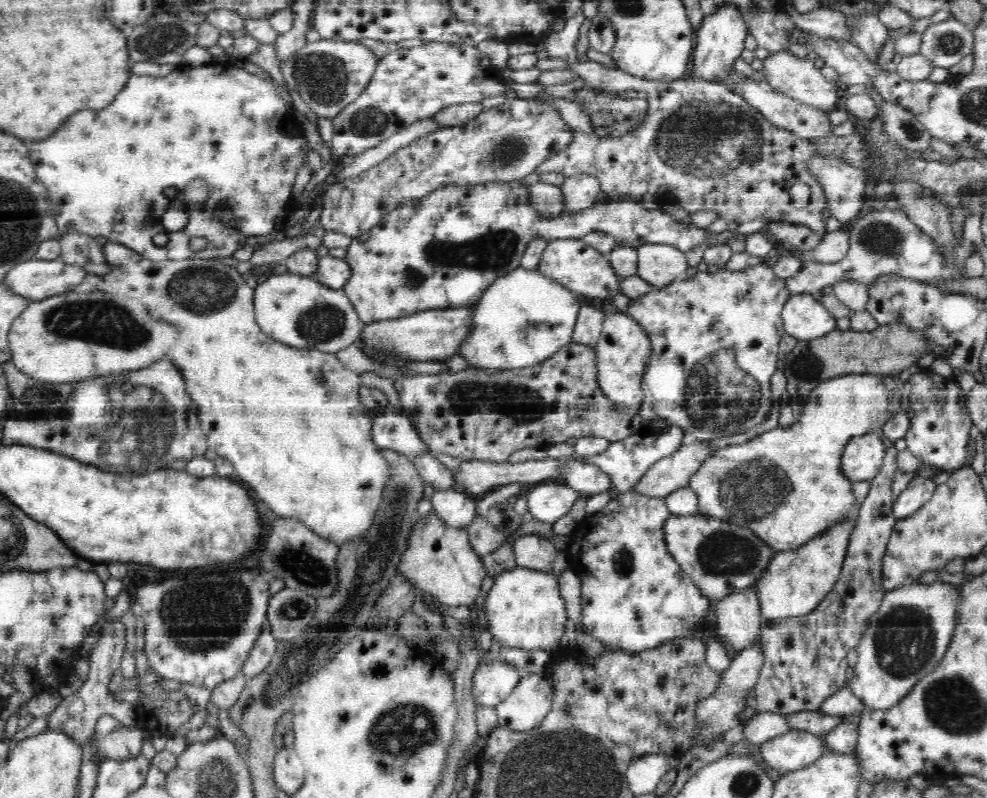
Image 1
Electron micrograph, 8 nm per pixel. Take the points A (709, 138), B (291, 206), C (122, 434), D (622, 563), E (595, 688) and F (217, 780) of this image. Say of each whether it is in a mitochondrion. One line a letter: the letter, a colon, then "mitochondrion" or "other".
A: mitochondrion
B: other
C: mitochondrion
D: mitochondrion
E: other
F: mitochondrion

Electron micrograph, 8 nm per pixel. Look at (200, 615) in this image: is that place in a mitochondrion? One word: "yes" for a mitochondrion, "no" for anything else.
yes

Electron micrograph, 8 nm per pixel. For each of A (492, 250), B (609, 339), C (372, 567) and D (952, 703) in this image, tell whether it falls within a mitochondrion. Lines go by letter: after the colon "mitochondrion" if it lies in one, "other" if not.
A: mitochondrion
B: other
C: mitochondrion
D: mitochondrion

